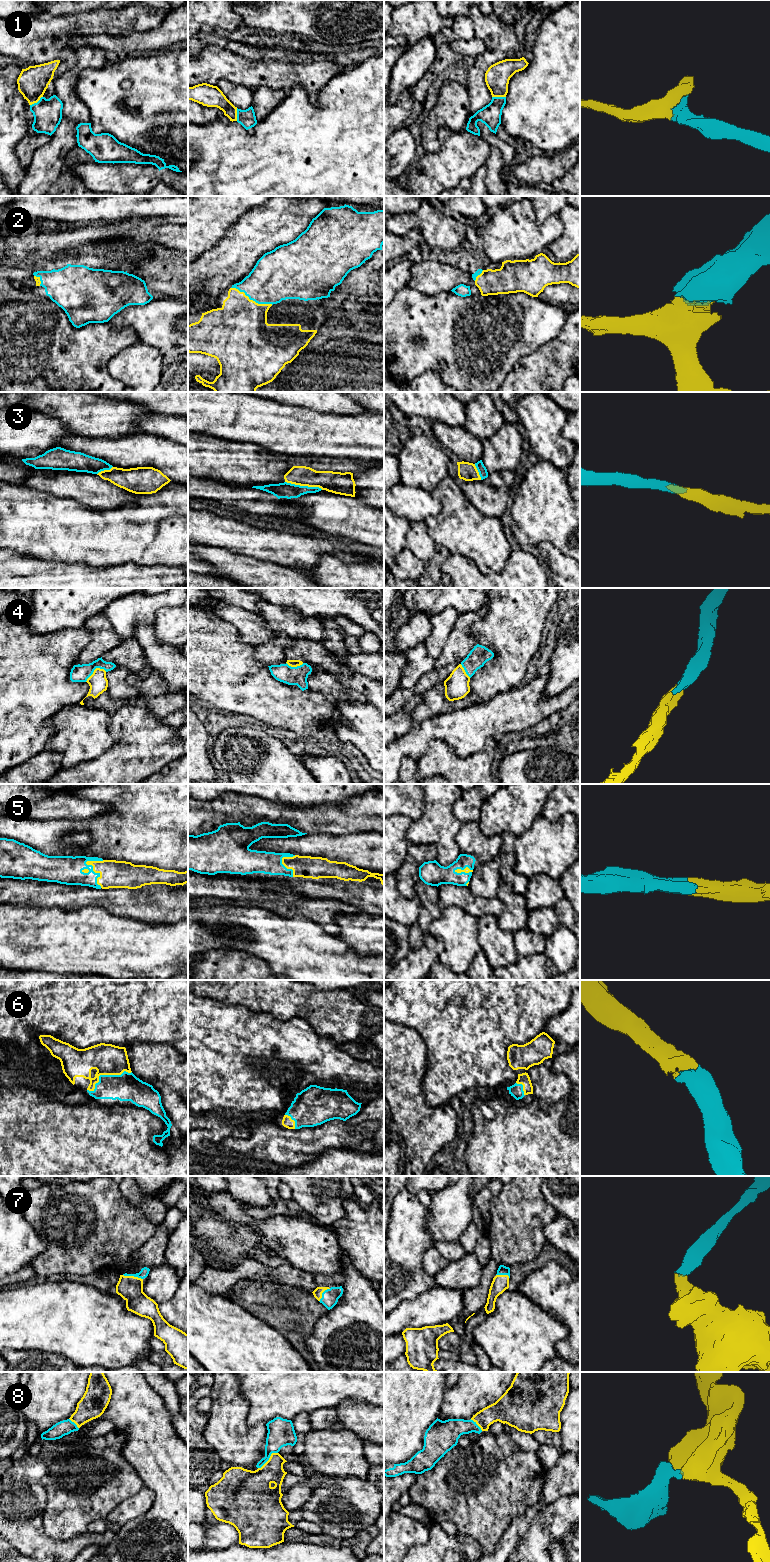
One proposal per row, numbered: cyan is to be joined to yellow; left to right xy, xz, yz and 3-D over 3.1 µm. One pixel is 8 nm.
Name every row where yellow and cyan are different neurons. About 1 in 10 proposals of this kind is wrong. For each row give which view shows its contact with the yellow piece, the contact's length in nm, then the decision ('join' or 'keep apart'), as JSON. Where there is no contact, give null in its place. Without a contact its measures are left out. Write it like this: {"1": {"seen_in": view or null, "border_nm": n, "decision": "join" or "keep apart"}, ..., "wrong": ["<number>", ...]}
{"1": {"seen_in": "xy", "border_nm": 130, "decision": "join"}, "2": {"seen_in": "xz", "border_nm": 360, "decision": "join"}, "3": {"seen_in": "xz", "border_nm": 320, "decision": "join"}, "4": {"seen_in": "xy", "border_nm": 190, "decision": "join"}, "5": {"seen_in": "xy", "border_nm": 260, "decision": "join"}, "6": {"seen_in": "xy", "border_nm": 400, "decision": "join"}, "7": {"seen_in": "xy", "border_nm": 170, "decision": "join"}, "8": {"seen_in": "xz", "border_nm": 200, "decision": "join"}, "wrong": []}

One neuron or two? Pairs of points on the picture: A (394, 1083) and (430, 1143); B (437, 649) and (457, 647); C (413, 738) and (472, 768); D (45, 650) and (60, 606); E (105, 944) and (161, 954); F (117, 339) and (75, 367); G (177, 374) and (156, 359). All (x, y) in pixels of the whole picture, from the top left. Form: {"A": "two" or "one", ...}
{"A": "one", "B": "two", "C": "two", "D": "two", "E": "one", "F": "one", "G": "two"}

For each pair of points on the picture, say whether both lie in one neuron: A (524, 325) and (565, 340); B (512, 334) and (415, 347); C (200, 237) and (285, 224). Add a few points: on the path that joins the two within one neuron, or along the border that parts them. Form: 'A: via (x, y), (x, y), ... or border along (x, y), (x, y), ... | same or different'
A: border along (568, 316), (560, 331), (535, 349) | different
B: via (488, 335), (469, 341), (439, 341) | same
C: border along (240, 216), (229, 225), (225, 234), (207, 249) | different

